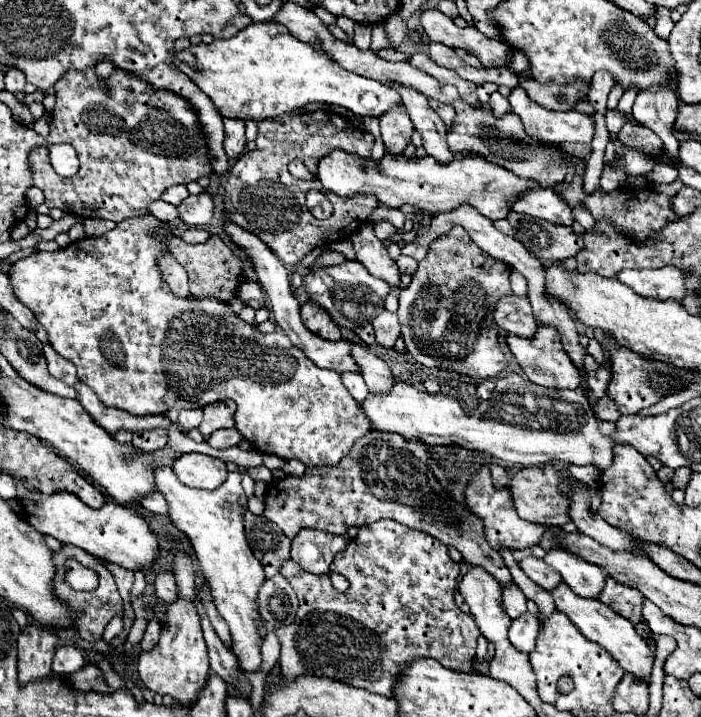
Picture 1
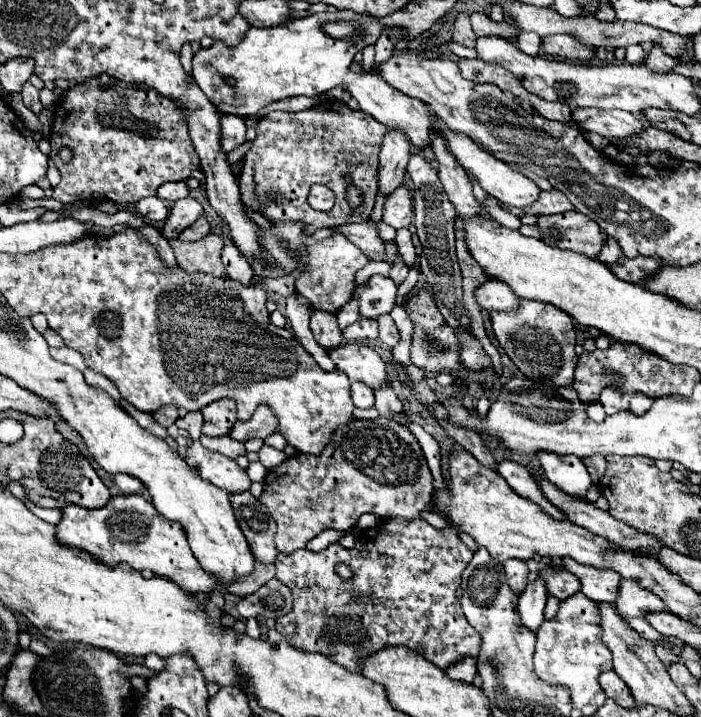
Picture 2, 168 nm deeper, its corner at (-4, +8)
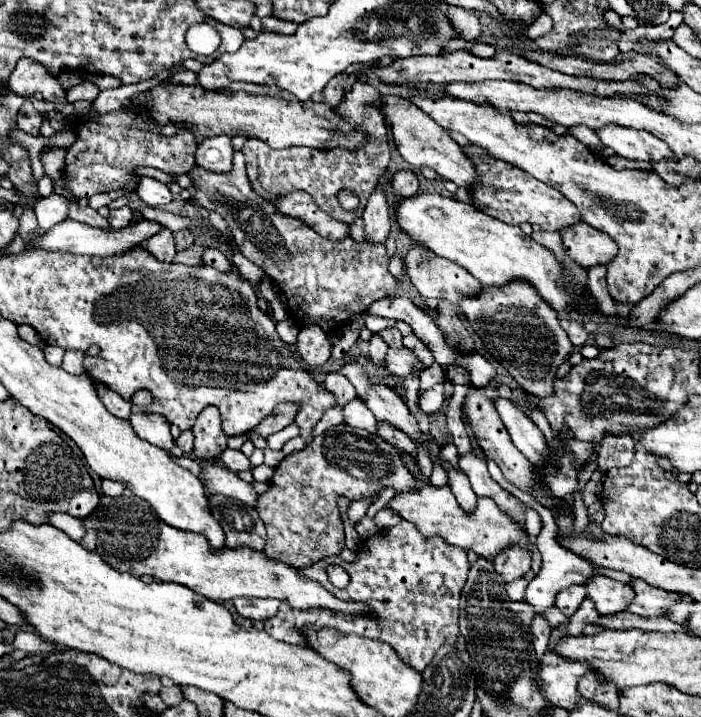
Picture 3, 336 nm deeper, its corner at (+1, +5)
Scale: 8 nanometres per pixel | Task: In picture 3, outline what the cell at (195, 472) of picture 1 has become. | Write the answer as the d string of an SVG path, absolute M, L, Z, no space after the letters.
M202 461L202 479L206 481L210 493L222 493L226 497L234 497L248 507L256 507L258 493L246 481L242 481L236 473L216 463Z

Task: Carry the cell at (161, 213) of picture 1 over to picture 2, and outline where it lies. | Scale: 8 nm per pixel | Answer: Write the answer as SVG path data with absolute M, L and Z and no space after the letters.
M149 196L149 198L139 200L137 206L135 206L135 210L137 210L145 220L149 220L149 222L161 222L161 220L165 220L167 214L169 214L167 204L165 204L161 198L157 198L157 196Z

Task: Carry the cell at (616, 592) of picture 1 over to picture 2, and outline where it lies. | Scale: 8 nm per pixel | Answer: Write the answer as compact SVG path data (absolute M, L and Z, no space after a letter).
M621 580L615 608L619 614L635 618L635 616L647 616L651 612L661 612L665 610L665 604L659 596L655 596L651 590L641 588L637 582Z

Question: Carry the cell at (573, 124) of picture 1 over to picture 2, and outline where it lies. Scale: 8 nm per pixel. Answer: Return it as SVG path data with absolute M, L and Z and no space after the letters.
M595 108L575 110L567 126L581 128L583 132L595 132L605 138L625 138L629 134L639 134L639 130L643 130L639 120L625 110L595 110Z

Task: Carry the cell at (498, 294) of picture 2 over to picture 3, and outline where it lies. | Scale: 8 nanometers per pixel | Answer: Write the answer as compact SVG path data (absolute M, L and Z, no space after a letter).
M412 247L406 257L404 257L404 269L406 275L410 277L412 285L418 289L418 293L422 297L436 297L436 299L448 299L450 303L458 305L458 301L462 301L462 297L472 297L478 295L478 289L482 287L478 279L470 277L470 273L466 273L466 269L462 269L460 265L442 259L438 255L434 255L432 251L426 251L422 247Z

